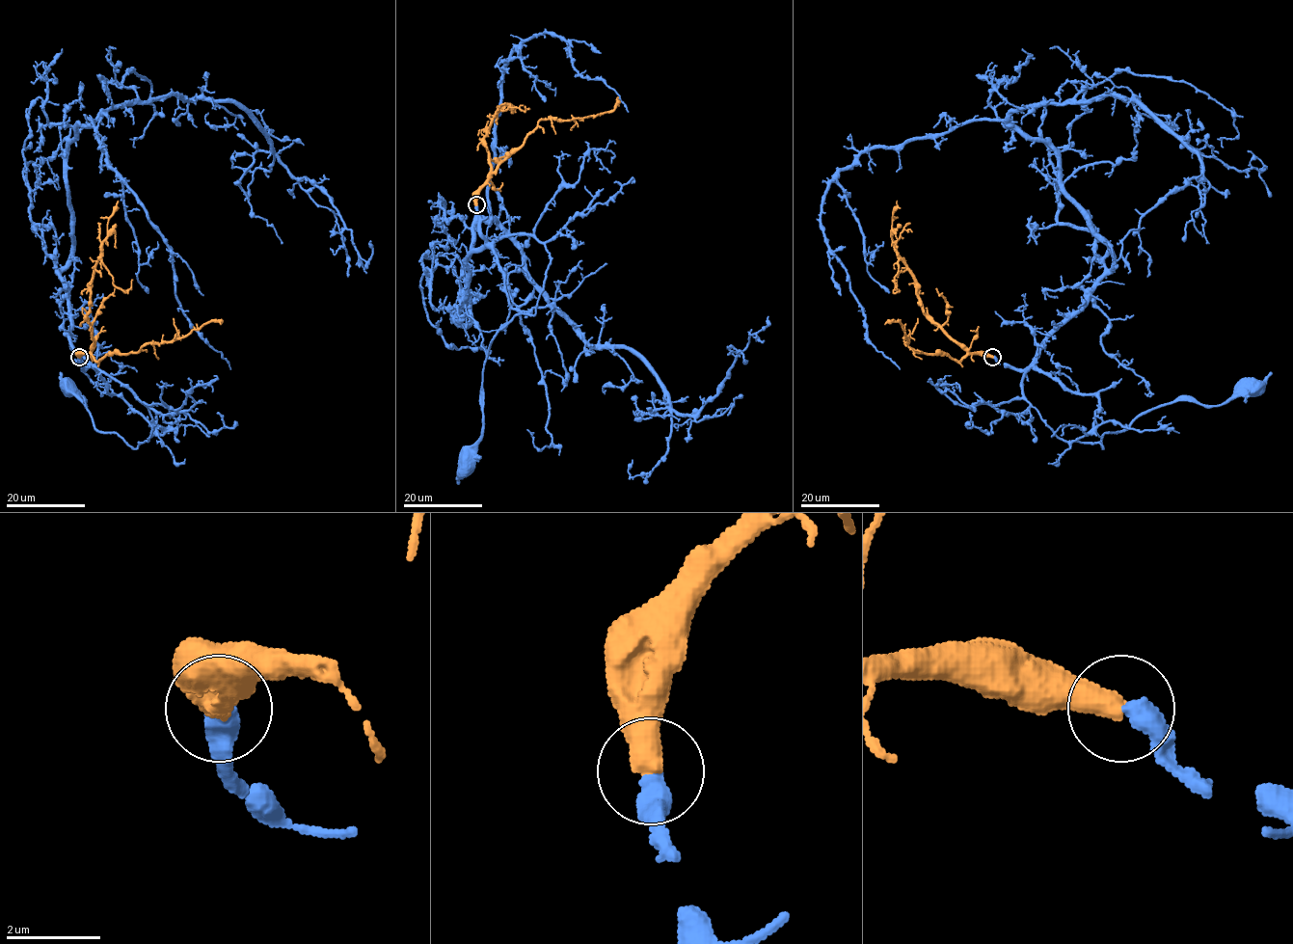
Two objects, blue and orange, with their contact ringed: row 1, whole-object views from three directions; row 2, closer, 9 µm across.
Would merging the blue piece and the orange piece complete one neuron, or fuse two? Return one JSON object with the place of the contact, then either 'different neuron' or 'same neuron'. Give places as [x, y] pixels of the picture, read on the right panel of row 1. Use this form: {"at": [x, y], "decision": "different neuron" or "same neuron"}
{"at": [992, 357], "decision": "same neuron"}

